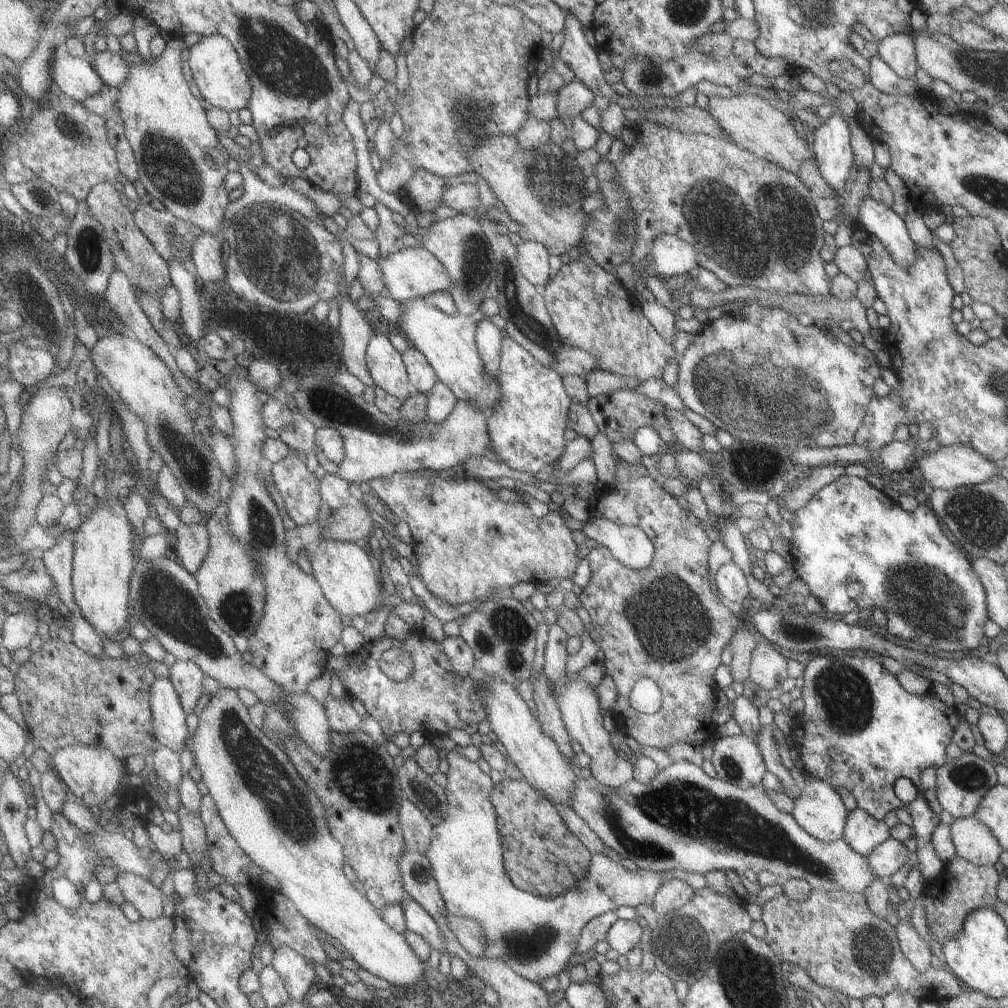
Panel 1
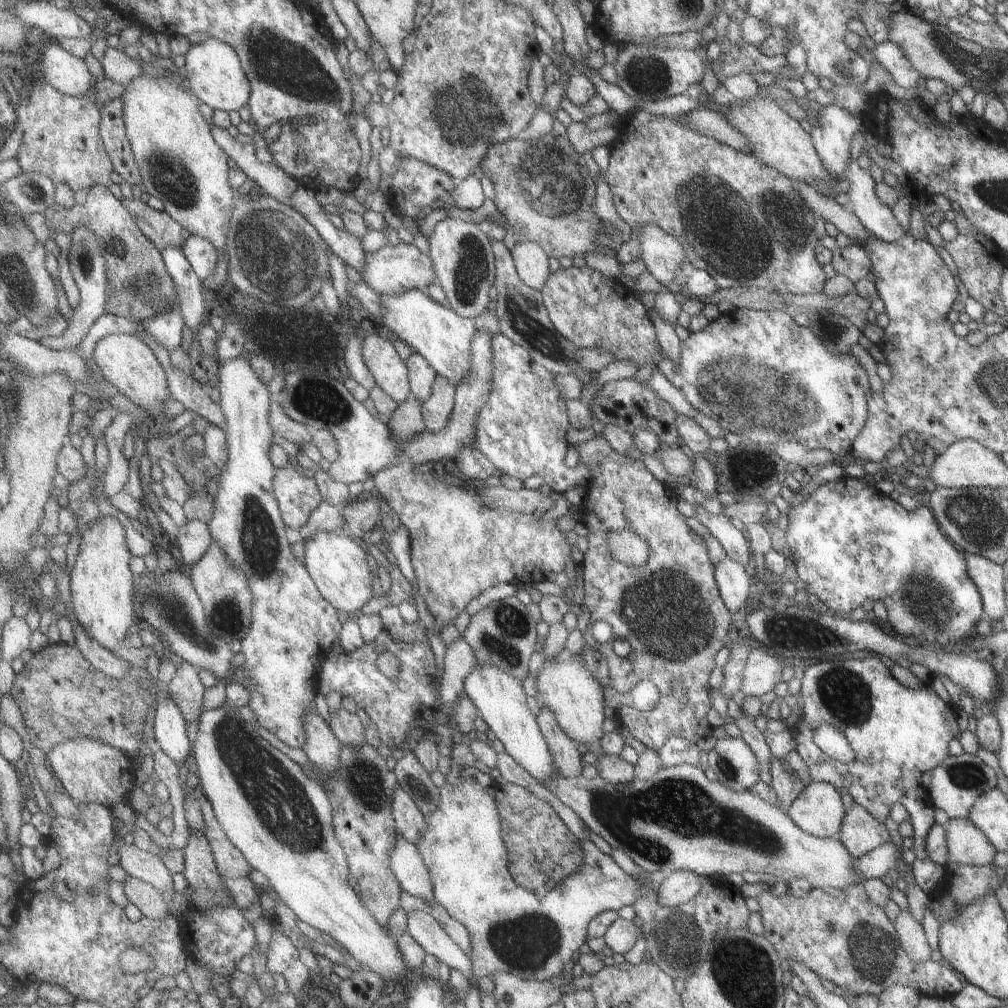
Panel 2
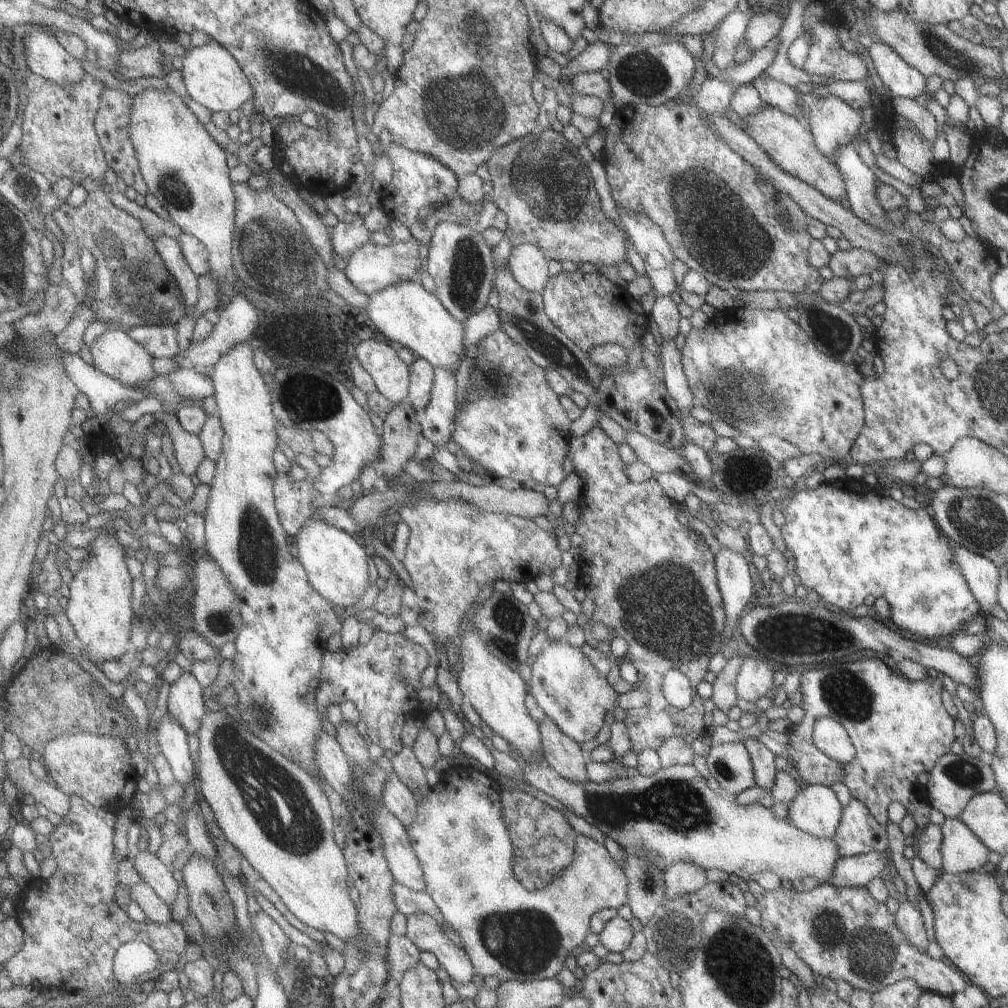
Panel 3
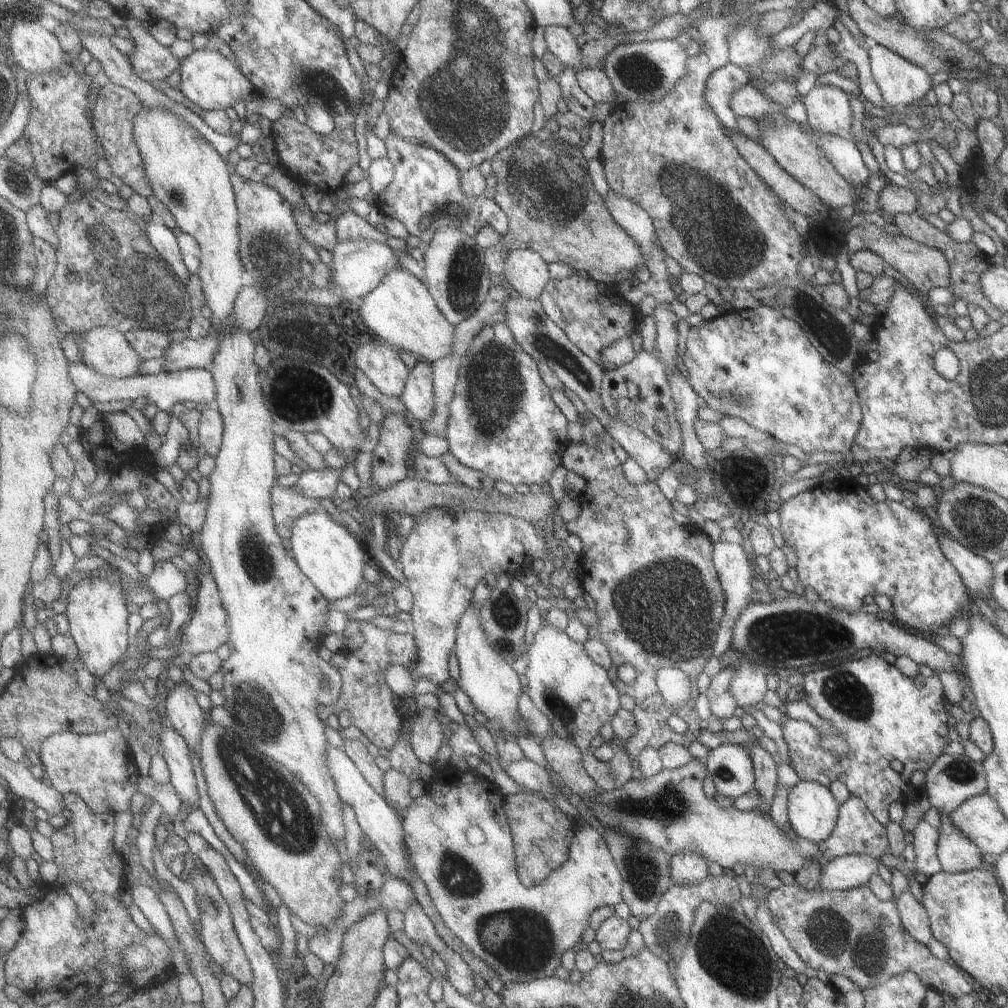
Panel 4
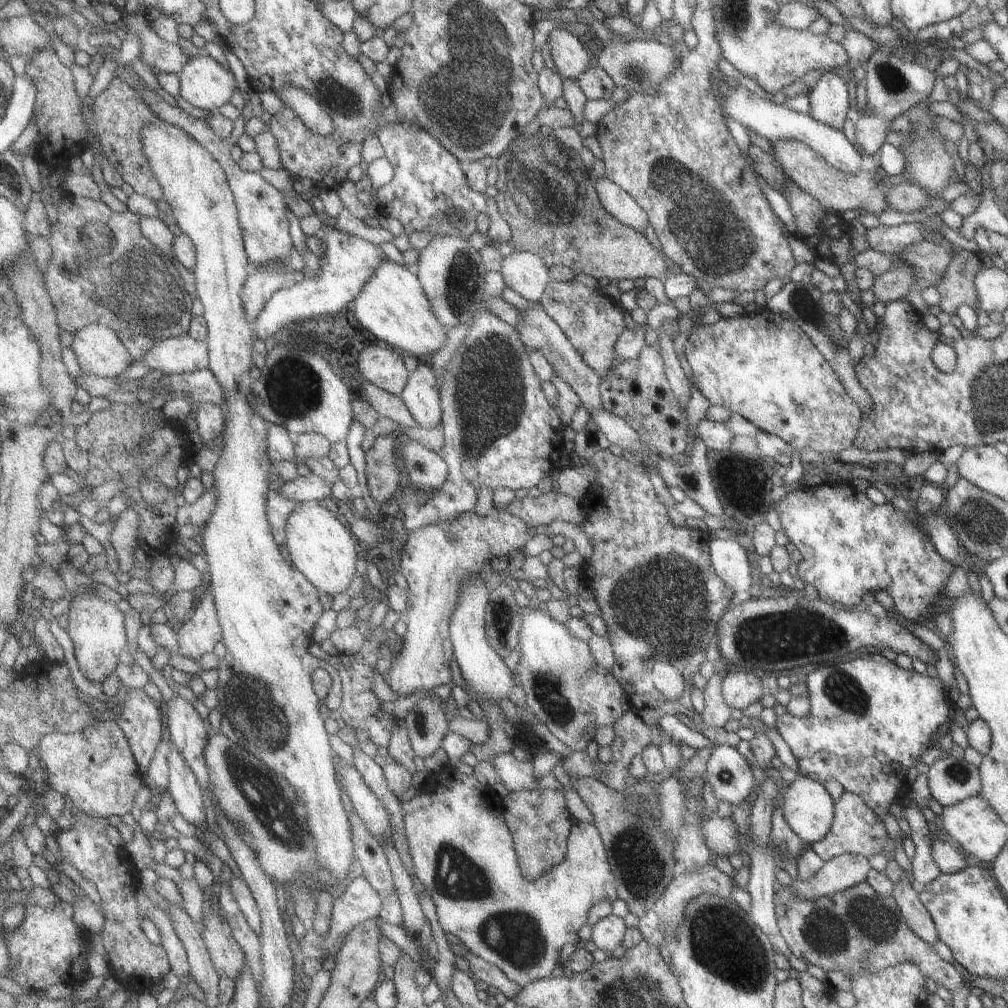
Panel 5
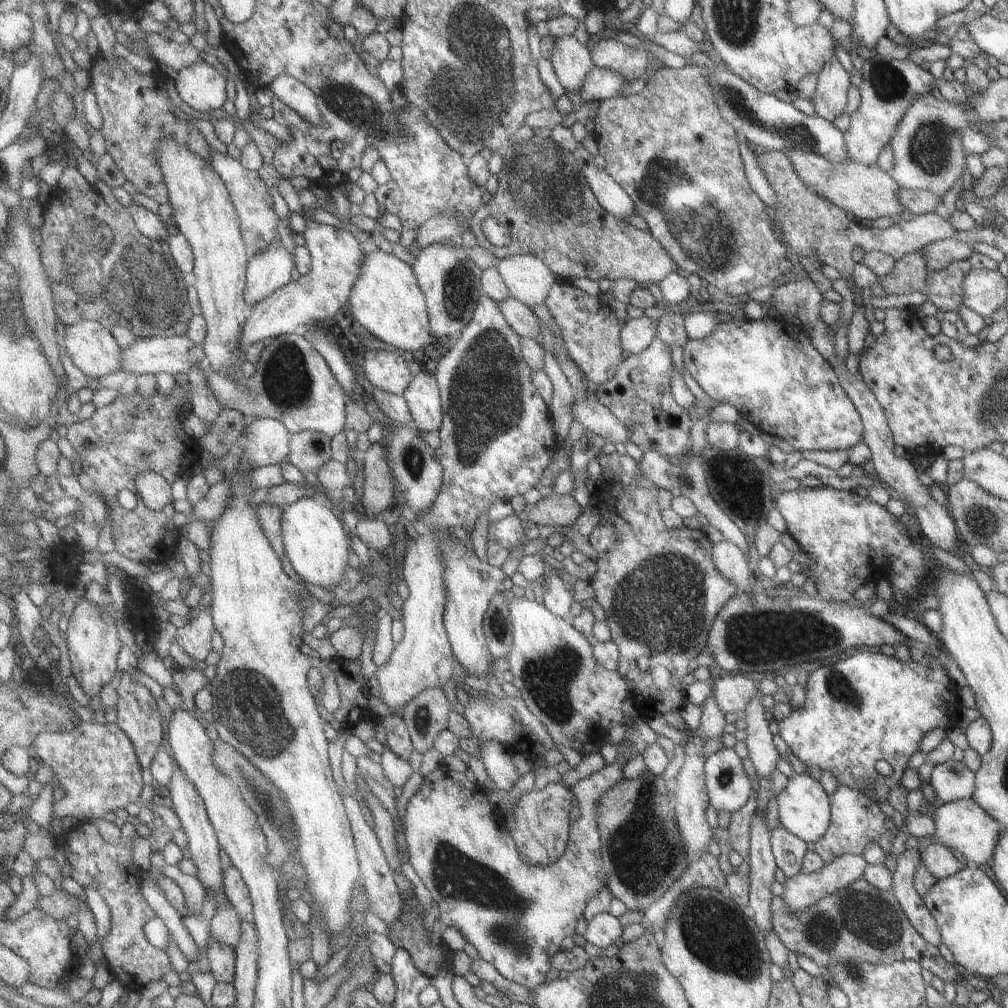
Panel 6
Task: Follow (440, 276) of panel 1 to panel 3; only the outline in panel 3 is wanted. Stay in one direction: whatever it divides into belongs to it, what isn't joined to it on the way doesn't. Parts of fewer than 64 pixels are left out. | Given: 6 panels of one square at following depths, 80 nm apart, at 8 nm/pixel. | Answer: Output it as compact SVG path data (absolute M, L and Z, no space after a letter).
M396 240L390 245L373 245L365 243L361 245L347 259L345 272L348 279L360 291L366 292L368 295L378 293L384 288L391 287L401 281L418 280L417 272L425 269L425 260L419 256L419 246L416 240L402 242Z

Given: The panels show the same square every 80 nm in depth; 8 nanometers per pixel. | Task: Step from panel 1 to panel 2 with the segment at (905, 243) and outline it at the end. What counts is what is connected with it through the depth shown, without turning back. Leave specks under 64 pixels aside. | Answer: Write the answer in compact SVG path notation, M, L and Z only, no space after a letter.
M850 158L844 177L848 180L848 207L869 235L886 243L894 243L906 233L893 217L890 207L875 196L875 182L867 169L861 169Z

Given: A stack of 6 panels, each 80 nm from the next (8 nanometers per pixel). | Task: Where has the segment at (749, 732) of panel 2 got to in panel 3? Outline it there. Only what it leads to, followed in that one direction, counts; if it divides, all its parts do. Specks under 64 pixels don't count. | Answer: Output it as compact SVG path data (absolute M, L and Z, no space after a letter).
M747 737L742 743L747 749L752 764L754 784L769 791L776 771L773 763L774 754L766 746L763 746L758 738Z

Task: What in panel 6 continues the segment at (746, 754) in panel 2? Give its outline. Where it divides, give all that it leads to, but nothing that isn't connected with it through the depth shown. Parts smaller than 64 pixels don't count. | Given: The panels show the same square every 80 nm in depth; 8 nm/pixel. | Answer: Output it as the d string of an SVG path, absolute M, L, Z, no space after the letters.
M721 747L705 756L702 771L708 804L717 812L731 814L748 799L749 778L733 749Z

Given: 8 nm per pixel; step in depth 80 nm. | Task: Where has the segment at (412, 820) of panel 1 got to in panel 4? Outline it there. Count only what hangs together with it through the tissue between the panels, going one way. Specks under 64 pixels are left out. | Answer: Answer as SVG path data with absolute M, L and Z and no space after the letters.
M390 768L384 774L384 797L386 801L401 815L406 815L406 810L414 801L411 798L411 779L401 771Z

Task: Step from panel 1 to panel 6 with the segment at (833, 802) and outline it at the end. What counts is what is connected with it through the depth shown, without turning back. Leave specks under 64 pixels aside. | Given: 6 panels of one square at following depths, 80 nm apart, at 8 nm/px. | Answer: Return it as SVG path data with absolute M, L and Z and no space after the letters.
M795 773L787 779L785 786L774 792L778 824L793 836L807 842L815 842L825 832L830 821L830 802L828 794L819 781L807 773Z

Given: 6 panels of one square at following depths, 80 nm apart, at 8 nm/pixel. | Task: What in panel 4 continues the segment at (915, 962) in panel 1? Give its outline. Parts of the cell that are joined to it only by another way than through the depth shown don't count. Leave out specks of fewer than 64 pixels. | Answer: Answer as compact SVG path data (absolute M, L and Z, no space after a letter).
M908 890L894 898L896 911L905 932L915 942L926 945L931 940L932 934L925 909Z

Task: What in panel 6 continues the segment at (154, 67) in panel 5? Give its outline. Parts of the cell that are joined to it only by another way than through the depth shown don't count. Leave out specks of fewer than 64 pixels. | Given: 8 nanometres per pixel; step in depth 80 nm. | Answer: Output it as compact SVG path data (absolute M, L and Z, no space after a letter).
M150 33L145 38L150 49L151 60L157 64L163 63L169 68L174 68L178 72L192 64L204 61L201 59L201 52L195 46L188 44L178 44L161 33Z

